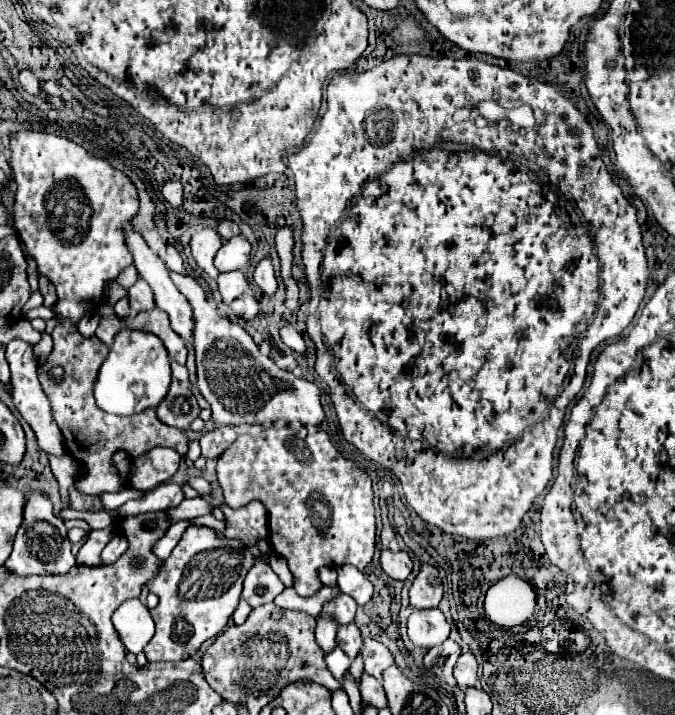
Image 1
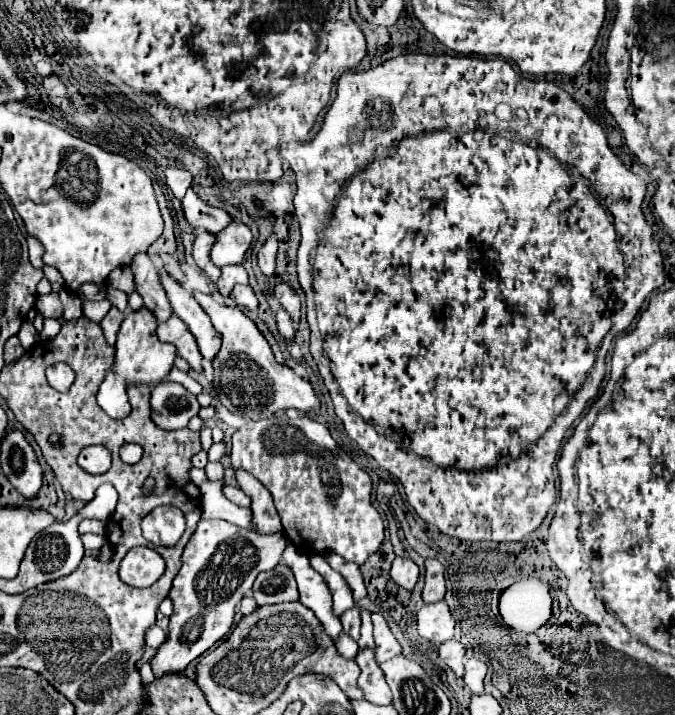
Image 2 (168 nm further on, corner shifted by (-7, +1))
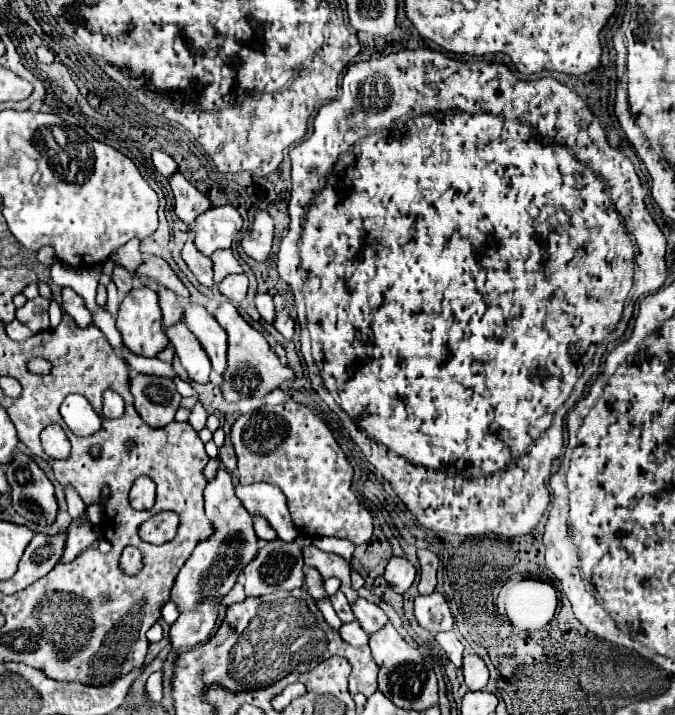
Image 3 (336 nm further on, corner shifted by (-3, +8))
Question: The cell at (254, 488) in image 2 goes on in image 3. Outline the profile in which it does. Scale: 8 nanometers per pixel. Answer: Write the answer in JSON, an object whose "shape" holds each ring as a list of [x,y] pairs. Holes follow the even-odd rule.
{"shape":[[[224,444],[218,448],[218,458],[224,464],[224,468],[236,470],[236,454],[234,454],[234,448],[230,444]]]}

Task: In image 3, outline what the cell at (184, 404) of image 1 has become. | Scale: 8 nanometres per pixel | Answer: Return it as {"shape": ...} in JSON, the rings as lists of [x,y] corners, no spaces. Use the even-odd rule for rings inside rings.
{"shape":[[[136,374],[130,378],[130,390],[134,408],[148,426],[162,428],[174,420],[182,396],[170,378]]]}

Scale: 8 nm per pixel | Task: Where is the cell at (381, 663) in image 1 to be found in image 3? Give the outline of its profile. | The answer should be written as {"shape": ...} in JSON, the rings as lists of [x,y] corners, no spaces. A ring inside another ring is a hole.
{"shape":[[[356,598],[356,602],[352,602],[352,612],[368,634],[380,630],[388,622],[388,616],[384,614],[384,610],[378,604],[372,604],[364,598]]]}

